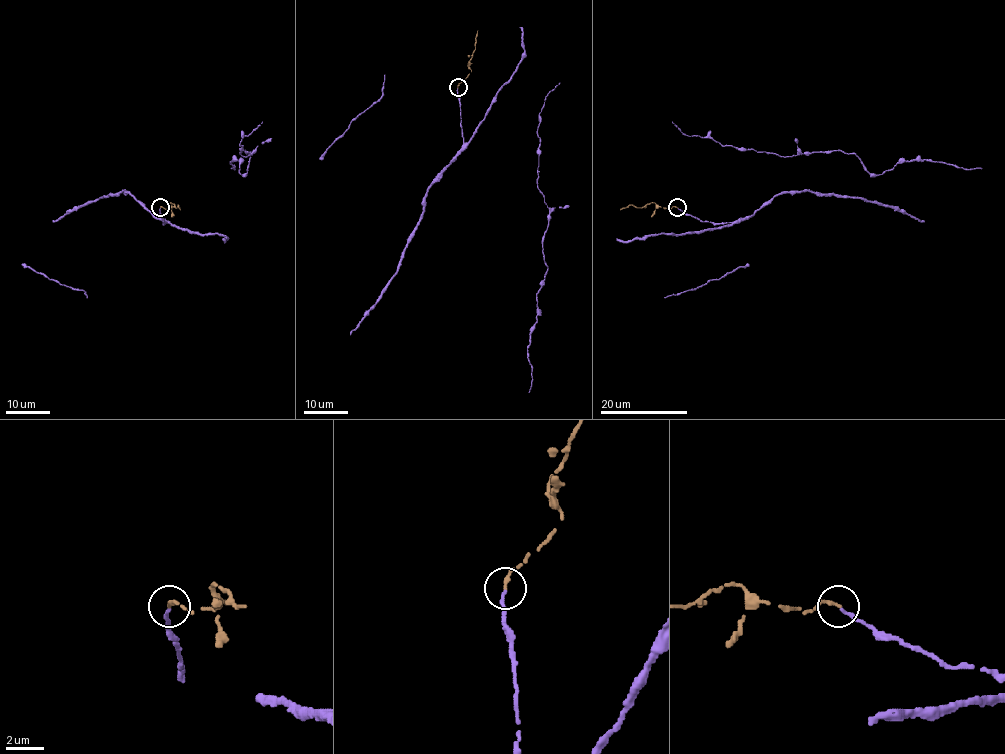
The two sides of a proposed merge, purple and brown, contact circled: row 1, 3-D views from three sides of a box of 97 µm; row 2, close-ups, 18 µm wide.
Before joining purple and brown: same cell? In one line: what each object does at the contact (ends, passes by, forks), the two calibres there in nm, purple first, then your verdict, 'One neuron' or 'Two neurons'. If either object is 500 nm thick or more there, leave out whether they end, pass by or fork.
At the ring purple ends. At the ring brown ends. Thickness 200 nm (purple) against 170 nm. Two neurons

